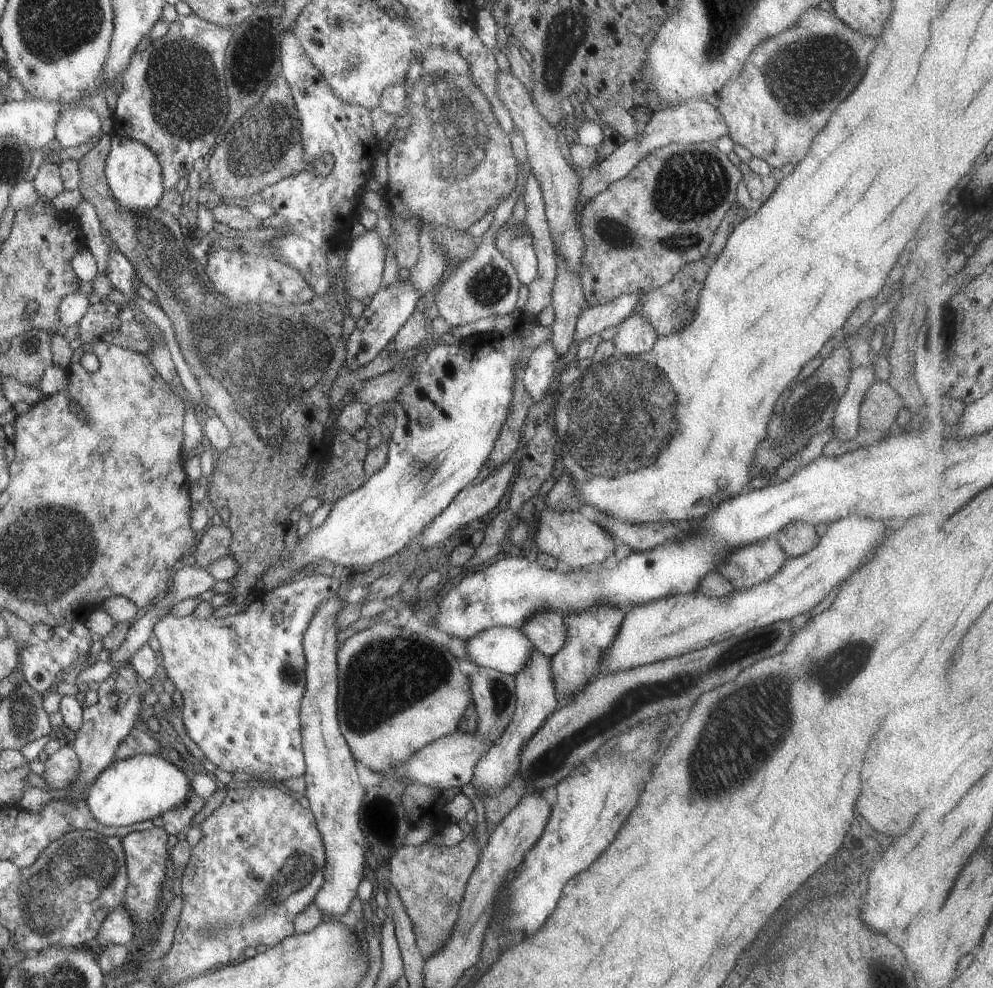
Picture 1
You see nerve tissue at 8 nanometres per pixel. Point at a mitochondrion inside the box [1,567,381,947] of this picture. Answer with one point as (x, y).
(83, 867)

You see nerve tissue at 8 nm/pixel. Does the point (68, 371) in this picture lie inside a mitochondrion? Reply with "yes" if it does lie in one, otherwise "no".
no

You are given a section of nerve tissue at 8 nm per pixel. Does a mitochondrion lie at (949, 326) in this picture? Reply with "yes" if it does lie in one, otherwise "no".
no

